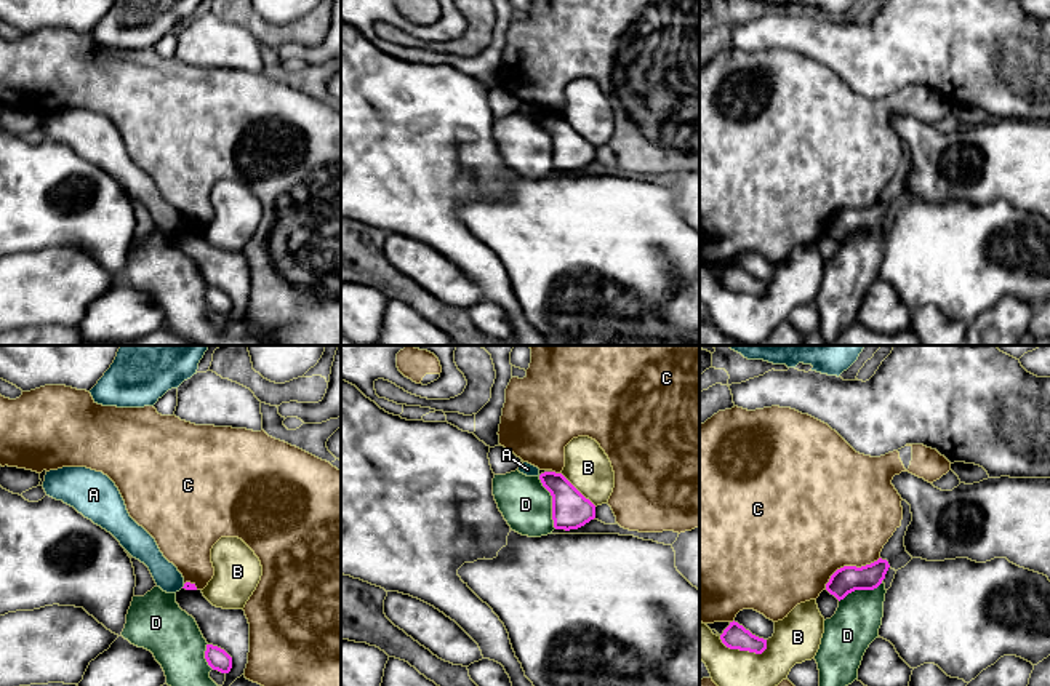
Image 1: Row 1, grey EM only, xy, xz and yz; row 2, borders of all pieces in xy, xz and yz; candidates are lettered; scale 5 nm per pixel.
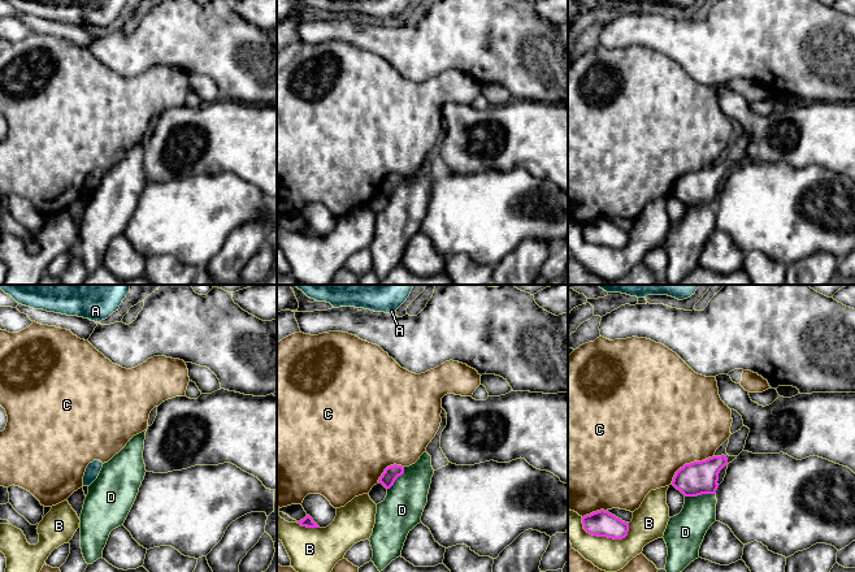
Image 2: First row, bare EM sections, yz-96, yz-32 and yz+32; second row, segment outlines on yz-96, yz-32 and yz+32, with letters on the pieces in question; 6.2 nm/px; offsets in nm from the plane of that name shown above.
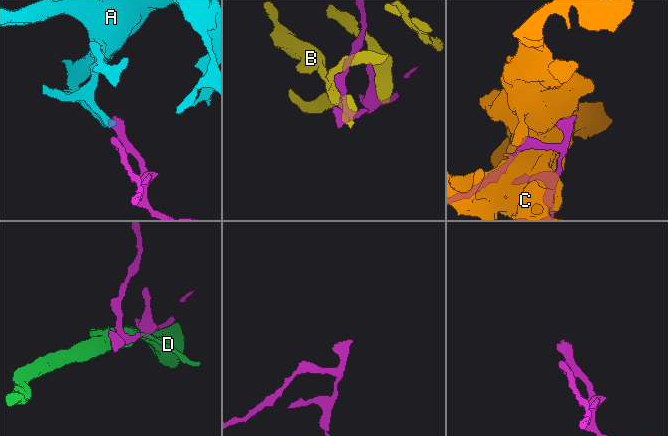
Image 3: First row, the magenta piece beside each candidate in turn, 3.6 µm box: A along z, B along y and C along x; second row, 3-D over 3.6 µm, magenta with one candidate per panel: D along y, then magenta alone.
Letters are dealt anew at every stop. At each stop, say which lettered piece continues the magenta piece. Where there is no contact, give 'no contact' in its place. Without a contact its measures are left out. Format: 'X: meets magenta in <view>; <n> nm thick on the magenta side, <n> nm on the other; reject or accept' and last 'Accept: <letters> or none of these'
A: meets magenta in xy; 50 nm thick on the magenta side, 130 nm on the other; reject
B: meets magenta in yz; 130 nm thick on the magenta side, 200 nm on the other; reject
C: meets magenta in yz; 140 nm thick on the magenta side, 500 nm on the other; reject
D: meets magenta in xz; 190 nm thick on the magenta side, 260 nm on the other; reject
Accept: none of these

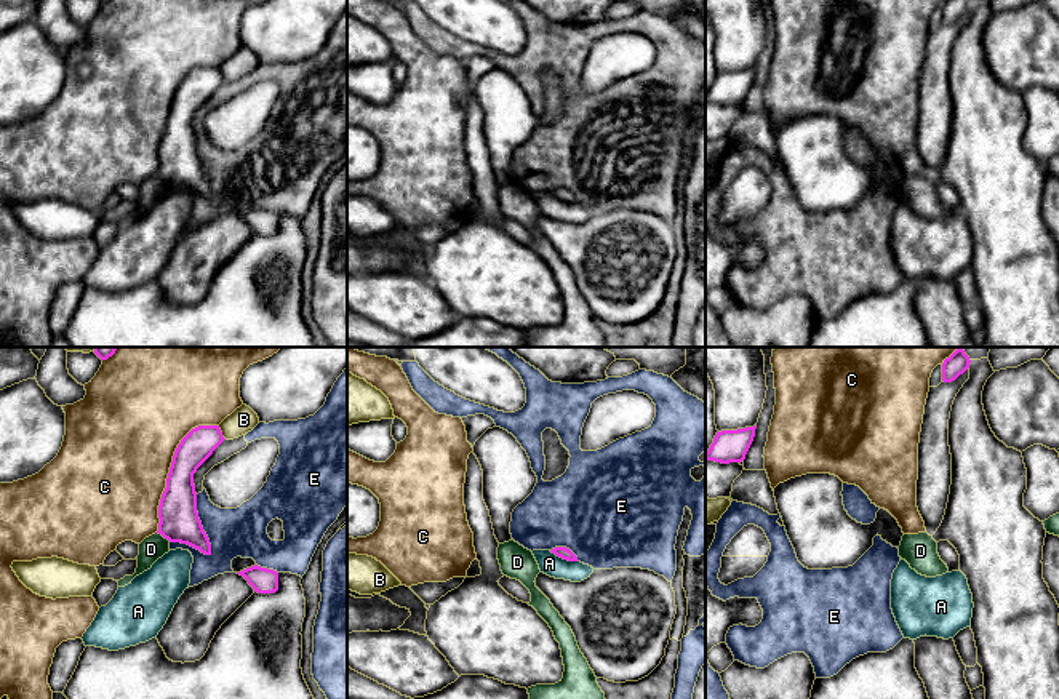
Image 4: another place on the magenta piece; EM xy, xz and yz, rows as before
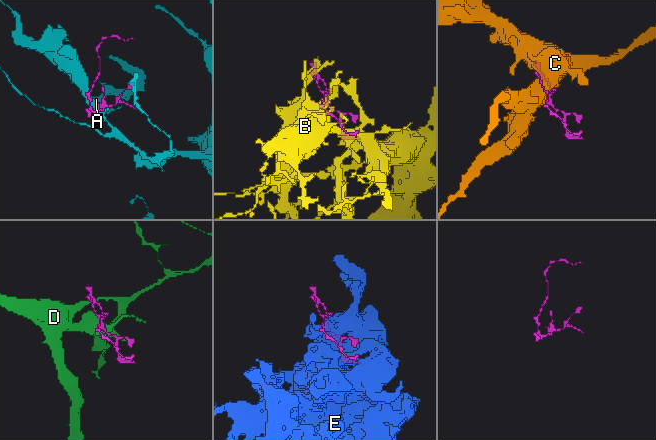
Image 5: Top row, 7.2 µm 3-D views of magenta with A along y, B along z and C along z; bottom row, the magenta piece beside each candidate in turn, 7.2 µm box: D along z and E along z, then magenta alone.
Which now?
A: meets magenta in xz; 60 nm thick on the magenta side, 110 nm on the other; reject
B: meets magenta in xy; 160 nm thick on the magenta side, 140 nm on the other; reject
C: meets magenta in xy; 190 nm thick on the magenta side, 500 nm on the other; reject
D: meets magenta in xy; 200 nm thick on the magenta side, 120 nm on the other; reject
E: meets magenta in xy; 200 nm thick on the magenta side, 240 nm on the other; reject
Accept: none of these

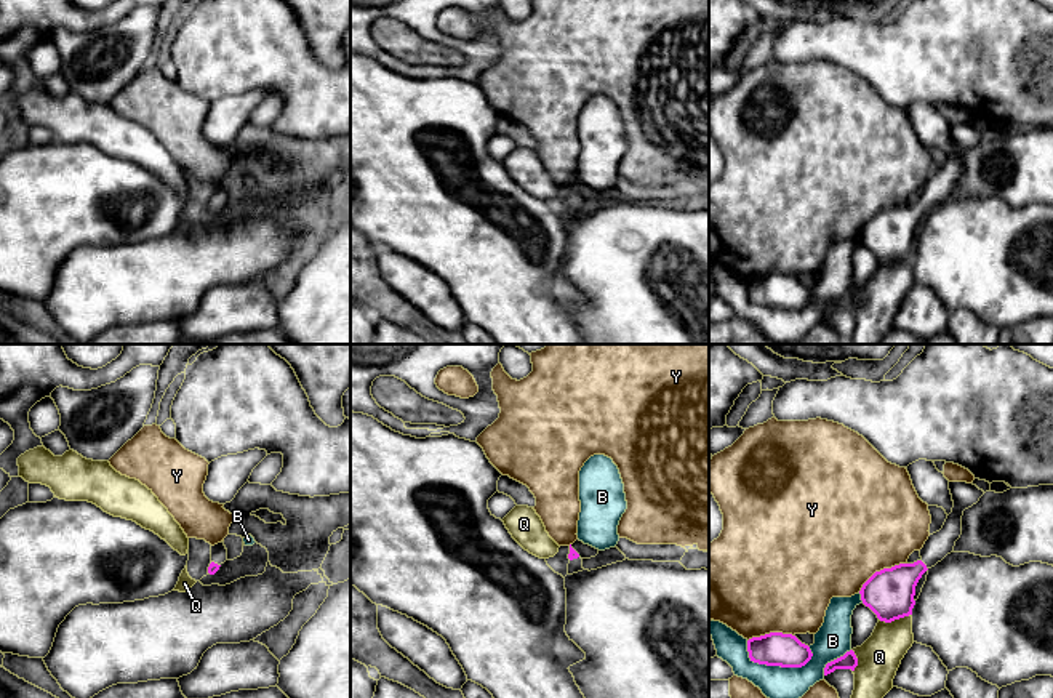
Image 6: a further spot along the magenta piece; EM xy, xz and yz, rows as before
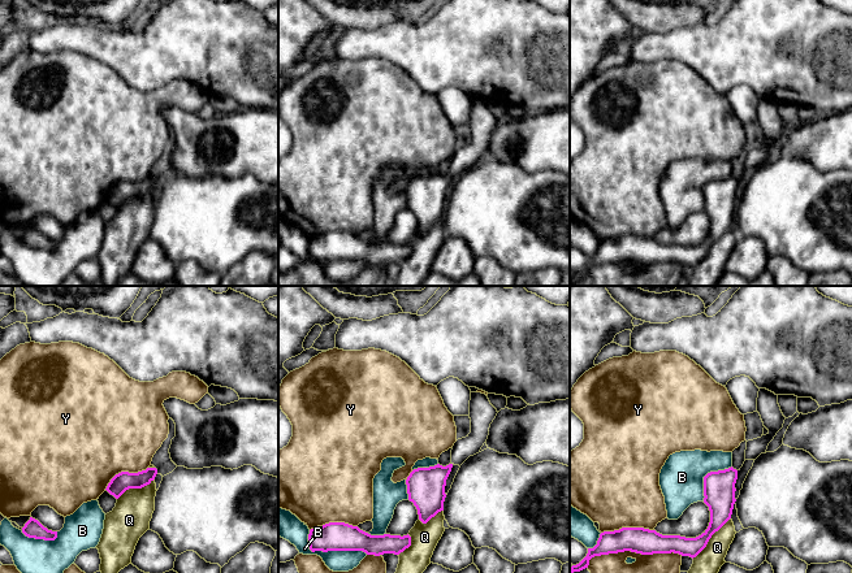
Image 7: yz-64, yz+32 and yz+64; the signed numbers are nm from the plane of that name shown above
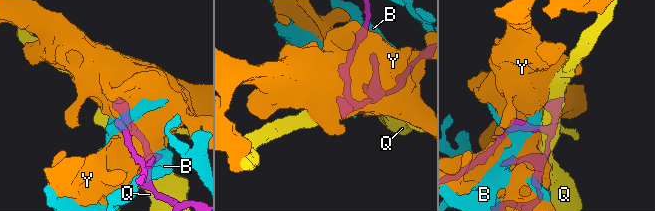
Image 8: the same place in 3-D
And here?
B: meets magenta in yz; 170 nm thick on the magenta side, 160 nm on the other; reject
Q: meets magenta in yz; 240 nm thick on the magenta side, 220 nm on the other; reject
Y: meets magenta in yz; 240 nm thick on the magenta side, 500 nm on the other; reject
Accept: none of these

